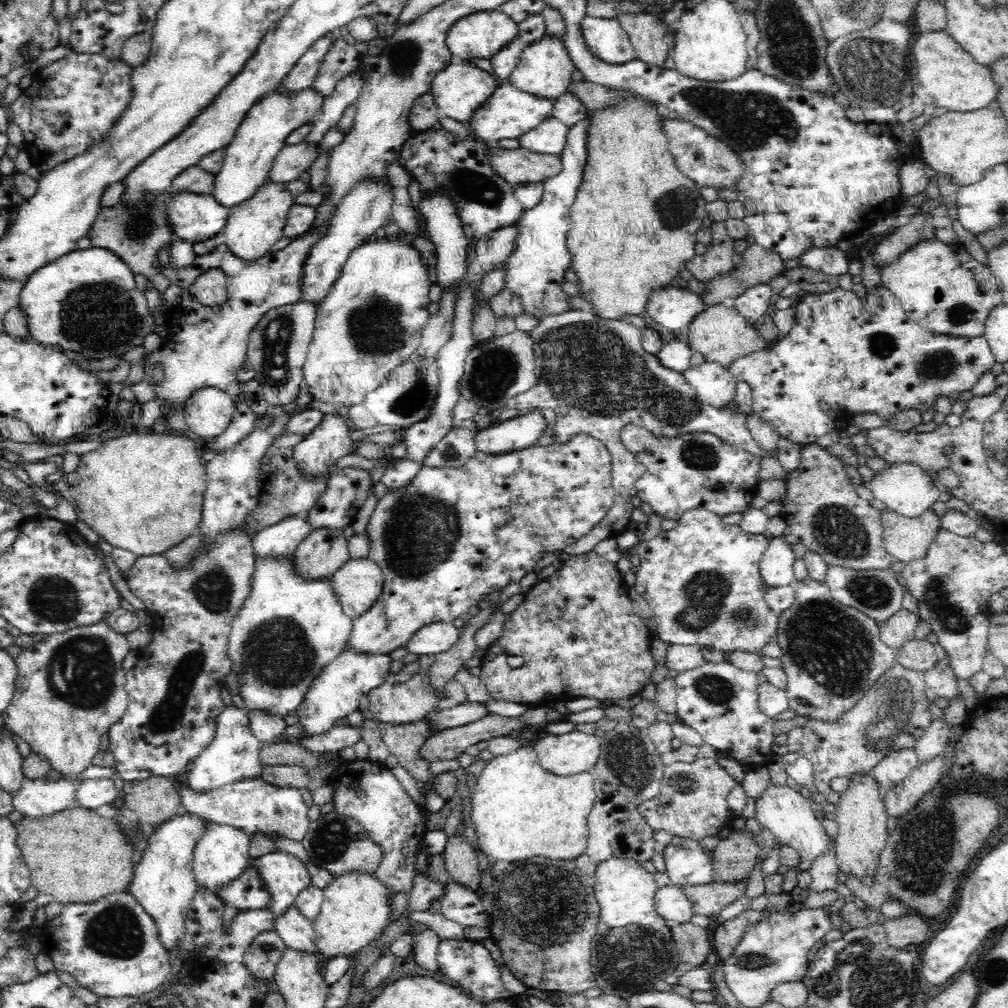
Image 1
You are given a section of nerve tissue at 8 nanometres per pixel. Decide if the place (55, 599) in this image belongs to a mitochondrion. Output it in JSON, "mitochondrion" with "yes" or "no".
{"mitochondrion":"yes"}

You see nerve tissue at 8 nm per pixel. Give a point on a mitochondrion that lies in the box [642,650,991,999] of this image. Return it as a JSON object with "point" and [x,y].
{"point":[923,841]}

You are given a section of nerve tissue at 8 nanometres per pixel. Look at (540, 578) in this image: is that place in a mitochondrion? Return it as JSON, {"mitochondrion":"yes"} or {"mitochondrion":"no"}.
{"mitochondrion":"no"}

